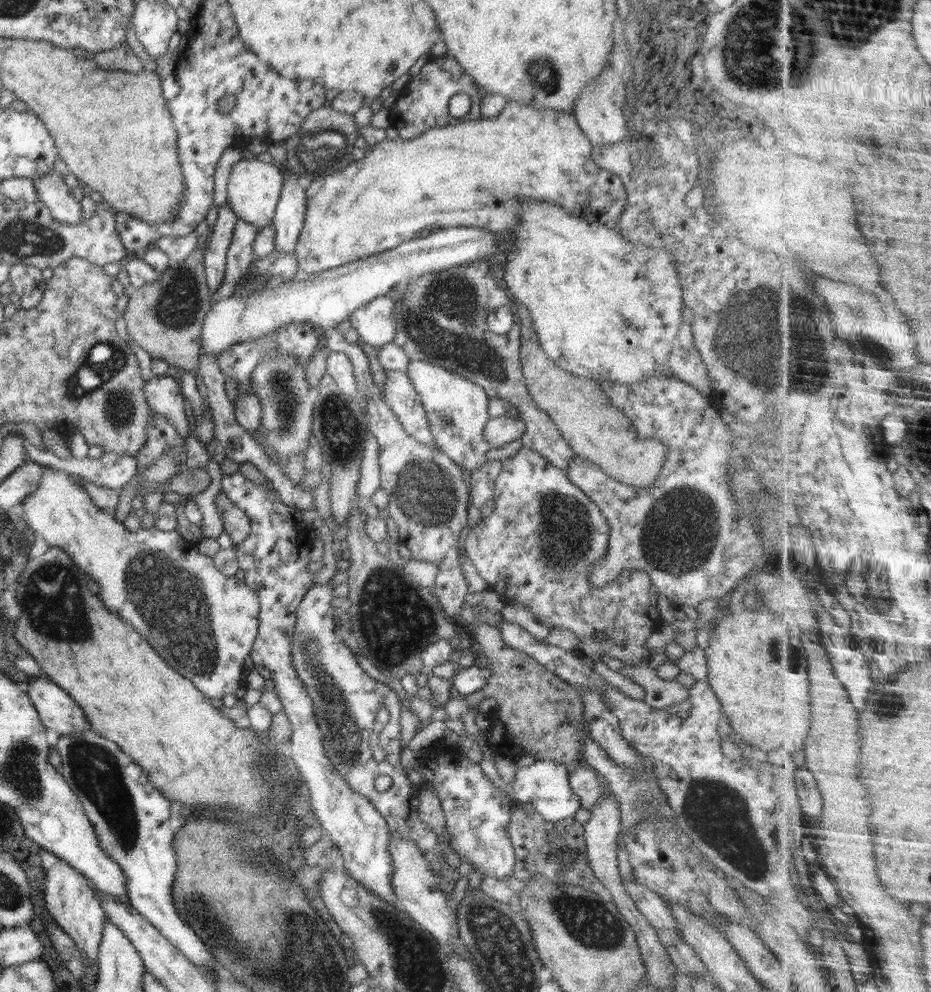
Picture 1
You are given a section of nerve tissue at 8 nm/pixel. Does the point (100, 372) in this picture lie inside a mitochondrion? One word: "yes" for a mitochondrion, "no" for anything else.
yes

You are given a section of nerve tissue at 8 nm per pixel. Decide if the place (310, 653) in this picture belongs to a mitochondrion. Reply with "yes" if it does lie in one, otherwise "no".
yes

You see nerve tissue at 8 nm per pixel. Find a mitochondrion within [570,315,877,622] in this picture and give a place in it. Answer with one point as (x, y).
(680, 527)

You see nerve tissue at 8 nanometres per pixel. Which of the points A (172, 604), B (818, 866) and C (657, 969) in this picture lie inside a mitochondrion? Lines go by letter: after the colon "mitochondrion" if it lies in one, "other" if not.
A: mitochondrion
B: other
C: other

